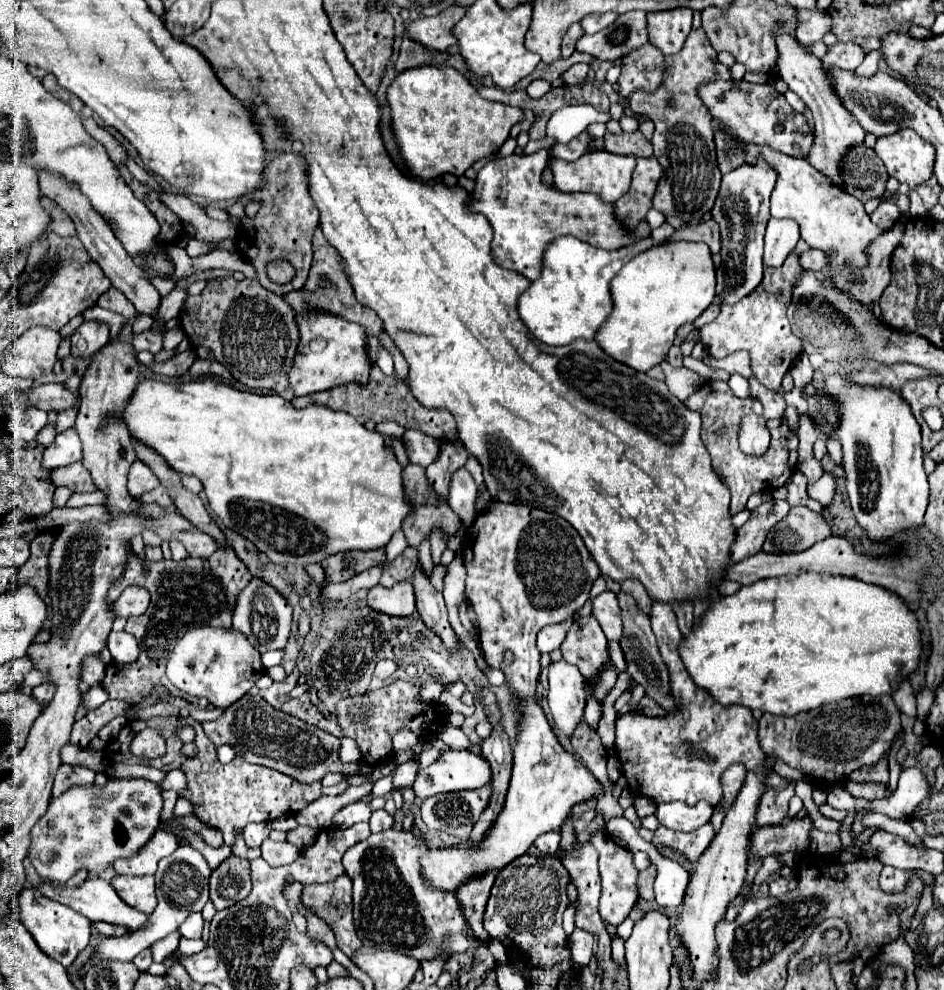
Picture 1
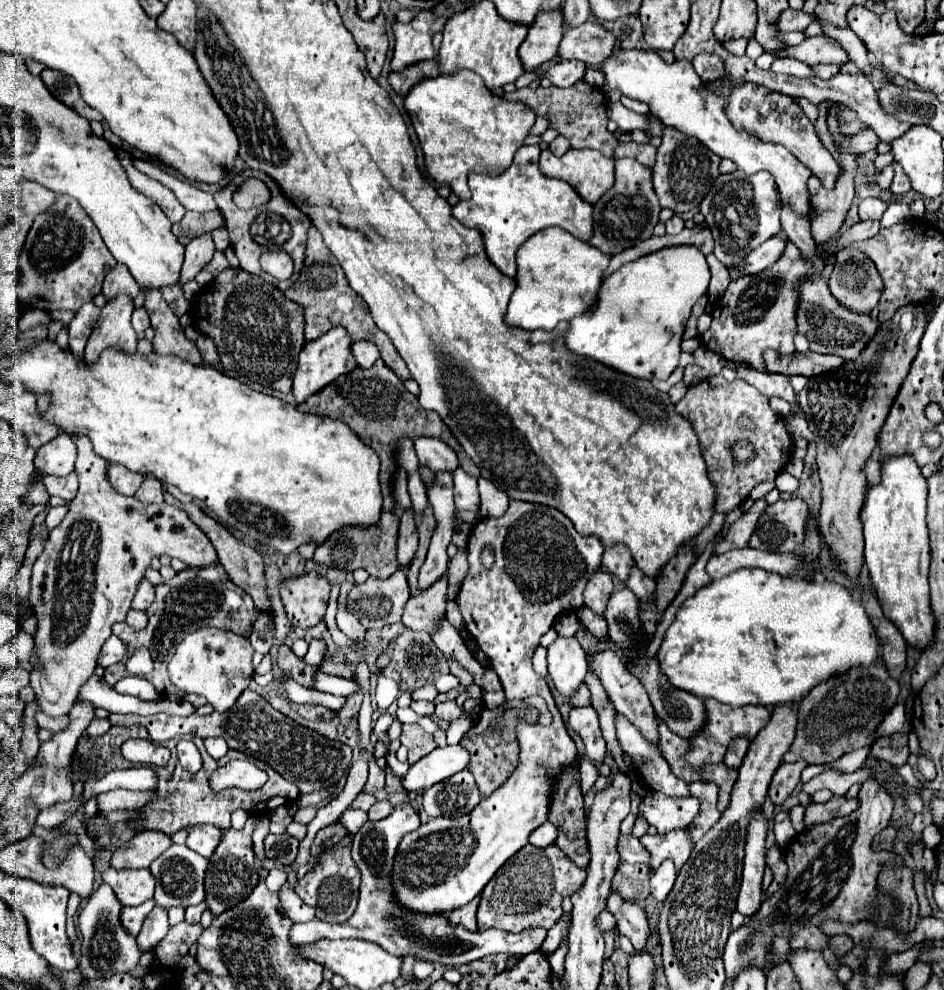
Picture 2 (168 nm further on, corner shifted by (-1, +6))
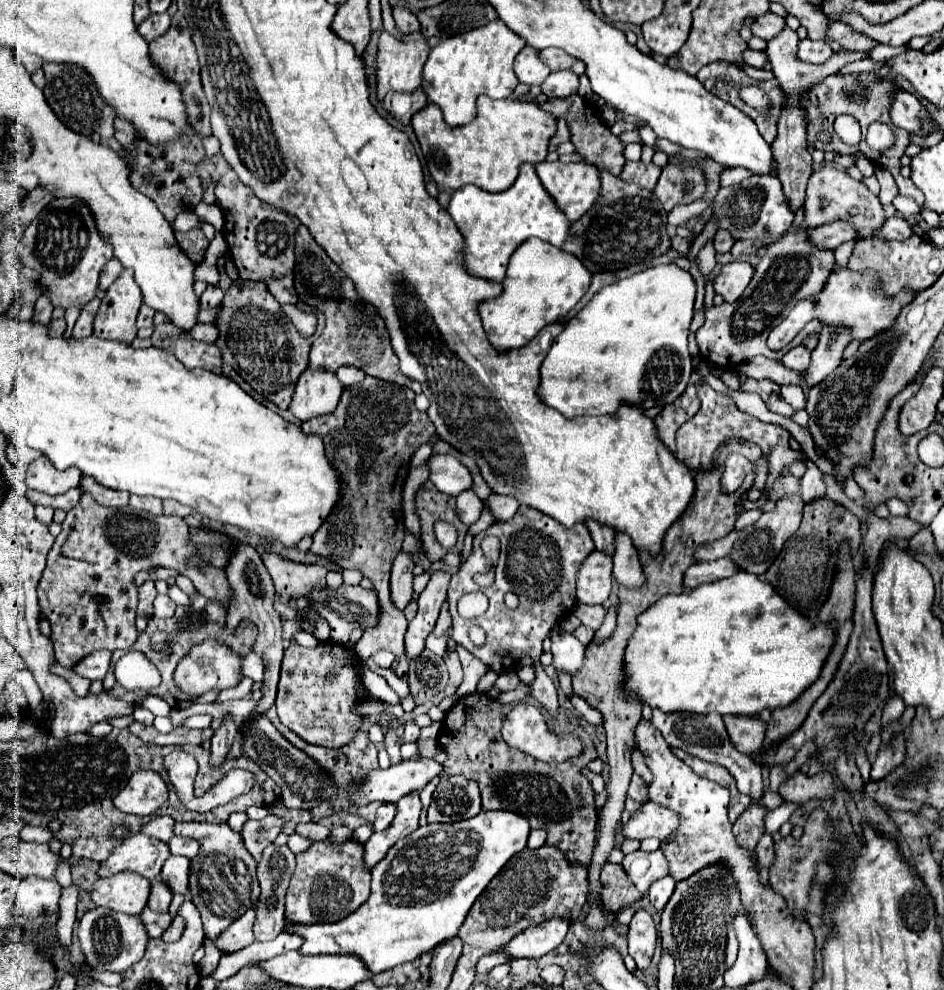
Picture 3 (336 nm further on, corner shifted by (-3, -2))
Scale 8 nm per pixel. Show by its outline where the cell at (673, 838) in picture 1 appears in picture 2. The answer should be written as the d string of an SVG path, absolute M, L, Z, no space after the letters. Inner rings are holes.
M677 829L677 831L665 833L665 835L643 835L639 841L651 855L651 859L649 859L651 873L657 871L657 867L665 859L671 859L675 863L675 867L681 869L691 853L691 841L687 835L687 829Z

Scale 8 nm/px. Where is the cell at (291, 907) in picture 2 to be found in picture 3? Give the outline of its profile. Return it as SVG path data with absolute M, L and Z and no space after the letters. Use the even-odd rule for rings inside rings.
M269 815L261 821L247 821L245 823L241 835L243 835L247 851L253 855L253 859L257 863L261 861L263 849L275 841L275 837L281 833L283 825L285 825L285 821L275 815Z

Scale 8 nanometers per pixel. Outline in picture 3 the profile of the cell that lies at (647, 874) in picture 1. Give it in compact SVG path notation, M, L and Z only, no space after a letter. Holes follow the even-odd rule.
M607 863L607 867L603 867L601 879L603 879L603 905L611 913L619 913L621 909L639 903L643 899L643 895L633 887L629 875L621 865Z

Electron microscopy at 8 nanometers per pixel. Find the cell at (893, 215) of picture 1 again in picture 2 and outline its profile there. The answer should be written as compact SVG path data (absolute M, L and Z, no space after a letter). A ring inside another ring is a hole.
M875 197L863 199L863 201L859 201L859 219L861 221L881 219L881 215L885 213L885 209L887 209L887 203L881 201L881 199L875 199Z

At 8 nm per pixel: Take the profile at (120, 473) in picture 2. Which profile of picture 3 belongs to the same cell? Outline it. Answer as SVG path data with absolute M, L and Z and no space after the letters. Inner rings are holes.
M83 477L79 487L85 489L87 493L91 493L95 497L95 501L105 505L105 507L117 507L119 509L119 507L127 507L129 505L129 493L127 491L117 491L117 489L103 487L91 477Z

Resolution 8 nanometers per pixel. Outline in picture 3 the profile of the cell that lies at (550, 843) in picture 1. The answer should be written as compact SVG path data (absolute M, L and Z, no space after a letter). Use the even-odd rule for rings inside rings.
M533 829L531 835L529 835L529 849L537 849L537 847L543 847L547 843L547 831L543 829Z

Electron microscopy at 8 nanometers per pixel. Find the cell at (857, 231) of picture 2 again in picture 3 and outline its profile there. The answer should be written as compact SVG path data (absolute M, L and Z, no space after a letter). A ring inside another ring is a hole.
M887 217L883 221L883 225L879 227L879 231L875 231L877 239L899 239L901 241L911 235L913 235L911 225L901 217Z

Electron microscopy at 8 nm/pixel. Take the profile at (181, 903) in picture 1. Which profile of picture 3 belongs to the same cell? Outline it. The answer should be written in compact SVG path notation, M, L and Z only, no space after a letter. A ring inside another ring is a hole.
M171 855L167 859L167 863L163 863L161 869L161 881L167 883L167 887L171 889L171 893L179 893L189 897L191 889L189 889L189 867L191 861L187 857L175 857Z

